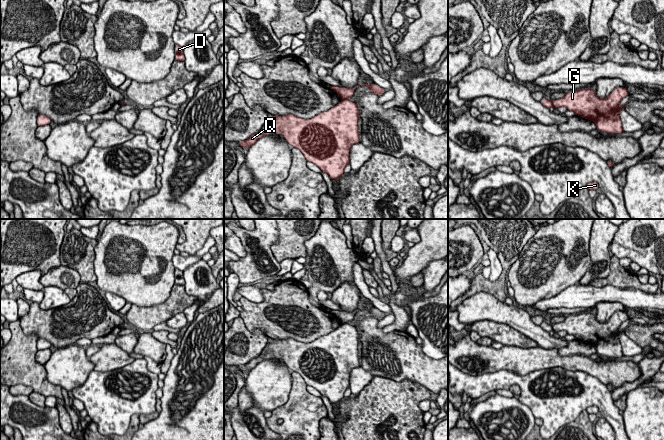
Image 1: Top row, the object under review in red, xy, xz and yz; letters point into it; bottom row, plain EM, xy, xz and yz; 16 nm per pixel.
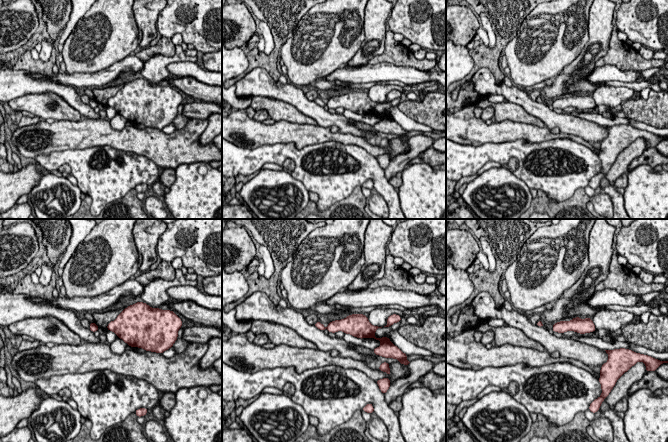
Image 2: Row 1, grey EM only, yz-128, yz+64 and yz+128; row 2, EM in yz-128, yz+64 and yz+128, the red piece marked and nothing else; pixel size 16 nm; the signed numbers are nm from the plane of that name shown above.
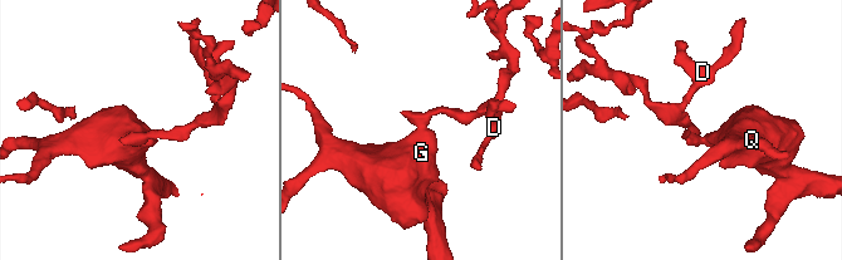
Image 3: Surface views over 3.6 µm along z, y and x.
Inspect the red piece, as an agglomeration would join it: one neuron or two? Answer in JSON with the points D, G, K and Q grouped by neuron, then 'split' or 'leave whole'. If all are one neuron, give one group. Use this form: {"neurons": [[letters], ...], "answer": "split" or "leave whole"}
{"neurons": [["D"], ["G", "K", "Q"]], "answer": "split"}

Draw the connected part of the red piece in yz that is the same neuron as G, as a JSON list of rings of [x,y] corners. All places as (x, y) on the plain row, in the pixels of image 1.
[[[616,311],[607,322],[598,322],[596,314],[591,312],[582,312],[579,314],[567,315],[565,320],[552,325],[555,332],[566,331],[569,335],[573,335],[577,340],[593,345],[596,348],[597,354],[611,358],[623,357],[622,345],[619,339],[620,333],[625,333],[625,330],[619,330],[623,322],[629,319],[628,313],[625,311]]]

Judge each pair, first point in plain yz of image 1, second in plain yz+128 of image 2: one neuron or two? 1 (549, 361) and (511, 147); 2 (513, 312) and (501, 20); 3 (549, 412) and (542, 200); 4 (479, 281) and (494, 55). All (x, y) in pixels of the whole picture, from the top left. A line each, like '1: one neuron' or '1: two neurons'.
1: two neurons
2: two neurons
3: two neurons
4: one neuron

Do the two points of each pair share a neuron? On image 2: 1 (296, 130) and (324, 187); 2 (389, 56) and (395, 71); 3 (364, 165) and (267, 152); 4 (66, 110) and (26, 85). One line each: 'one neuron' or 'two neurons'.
1: two neurons
2: two neurons
3: one neuron
4: two neurons

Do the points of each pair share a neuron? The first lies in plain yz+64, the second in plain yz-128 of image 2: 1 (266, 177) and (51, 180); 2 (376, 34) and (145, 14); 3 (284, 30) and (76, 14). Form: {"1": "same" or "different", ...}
{"1": "same", "2": "same", "3": "different"}

